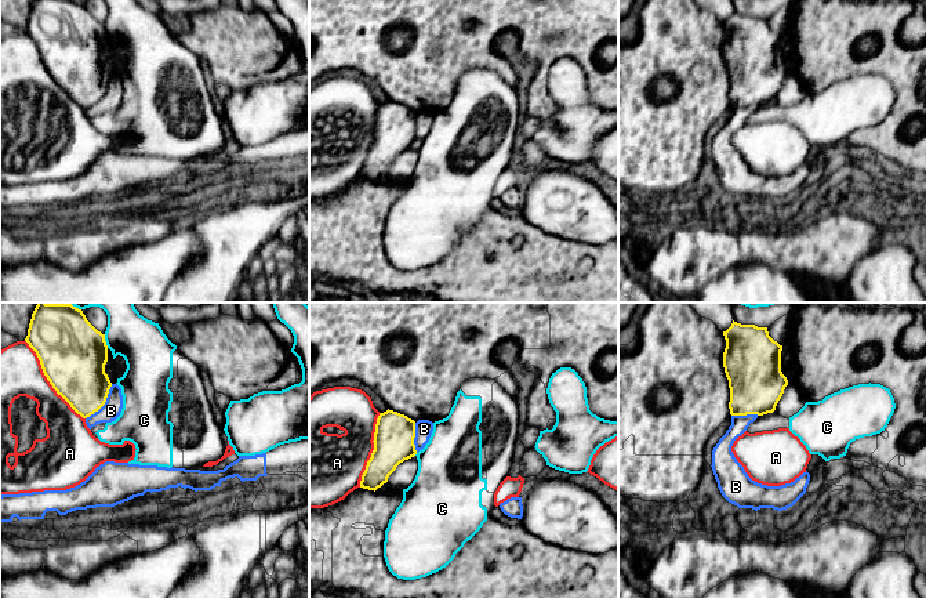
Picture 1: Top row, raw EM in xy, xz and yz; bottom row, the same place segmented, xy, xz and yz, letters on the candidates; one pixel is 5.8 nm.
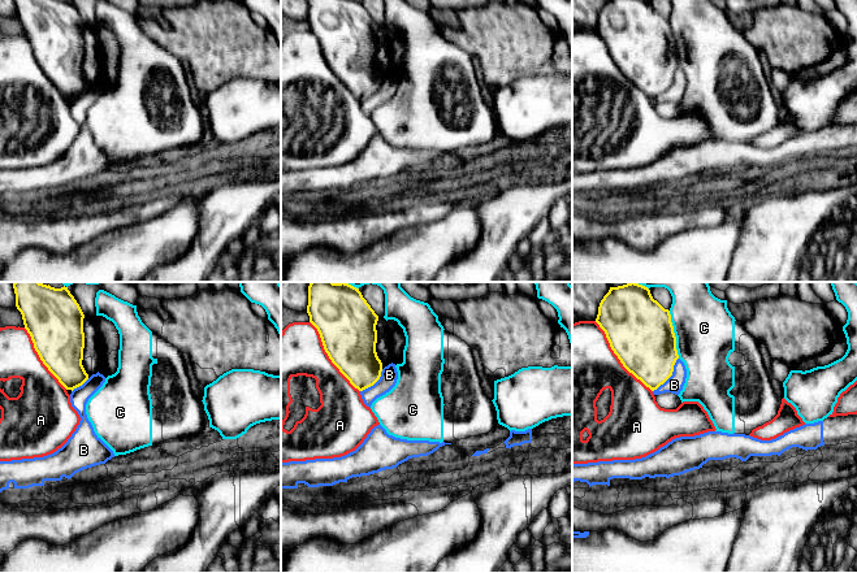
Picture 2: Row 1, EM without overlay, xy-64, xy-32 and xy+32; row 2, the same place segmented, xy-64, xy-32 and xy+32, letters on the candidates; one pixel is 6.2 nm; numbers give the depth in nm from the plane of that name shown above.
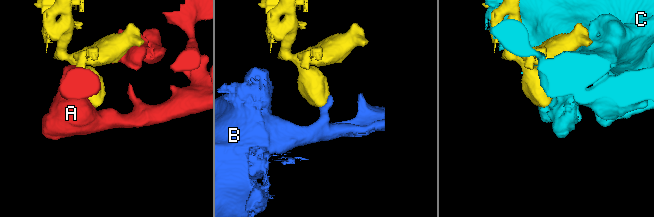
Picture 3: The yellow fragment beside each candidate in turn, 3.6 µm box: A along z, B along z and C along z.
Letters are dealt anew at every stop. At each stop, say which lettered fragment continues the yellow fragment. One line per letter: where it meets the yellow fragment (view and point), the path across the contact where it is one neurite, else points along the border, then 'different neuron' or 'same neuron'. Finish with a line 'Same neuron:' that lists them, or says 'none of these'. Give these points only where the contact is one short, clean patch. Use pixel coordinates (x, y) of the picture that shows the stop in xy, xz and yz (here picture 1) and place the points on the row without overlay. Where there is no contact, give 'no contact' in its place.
A: meets yellow in xy at (47, 69); different neuron
B: meets yellow in xy at (104, 94); border along xy (112, 75), (106, 91), (86, 109); different neuron
C: meets yellow in xy at (105, 32); different neuron
Same neuron: none of these

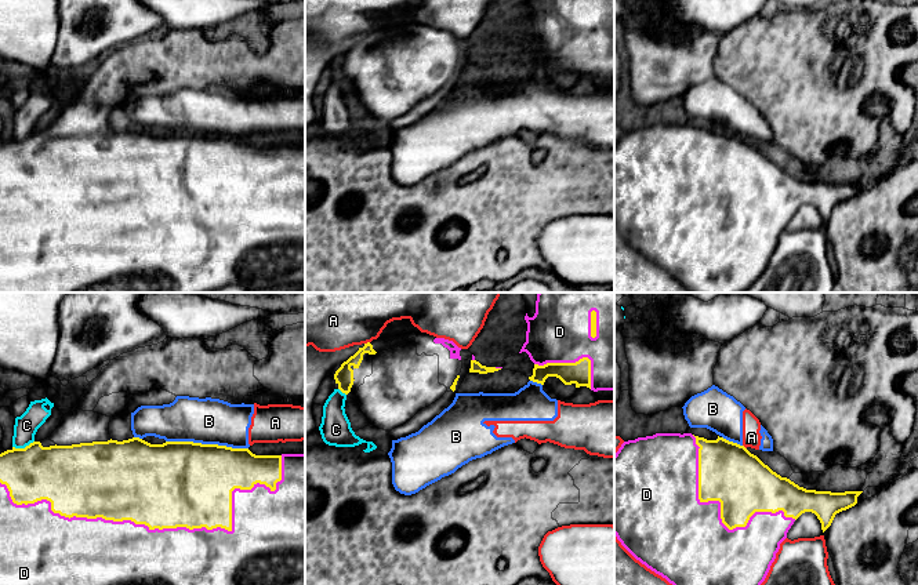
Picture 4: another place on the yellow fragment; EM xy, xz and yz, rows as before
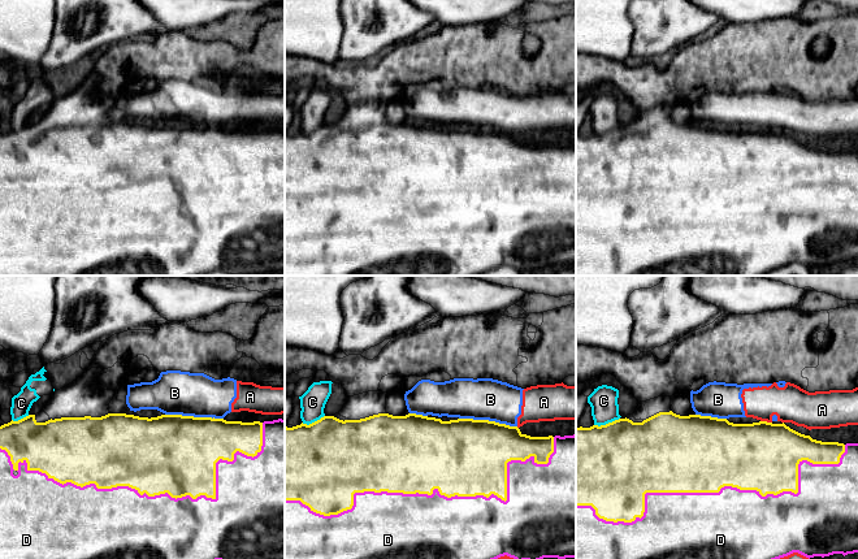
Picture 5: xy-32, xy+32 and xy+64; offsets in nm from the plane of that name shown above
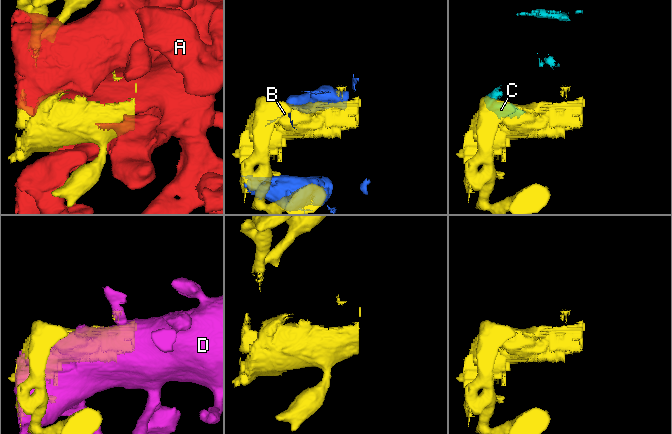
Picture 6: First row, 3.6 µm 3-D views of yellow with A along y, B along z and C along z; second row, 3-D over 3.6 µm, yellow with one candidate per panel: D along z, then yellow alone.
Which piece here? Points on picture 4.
A: meets yellow in xz at (367, 33); different neuron
B: meets yellow in xy at (207, 135); different neuron
C: meets yellow in xy at (22, 140); different neuron
D: meets yellow in xy at (164, 218); same neuron
Same neuron: D

